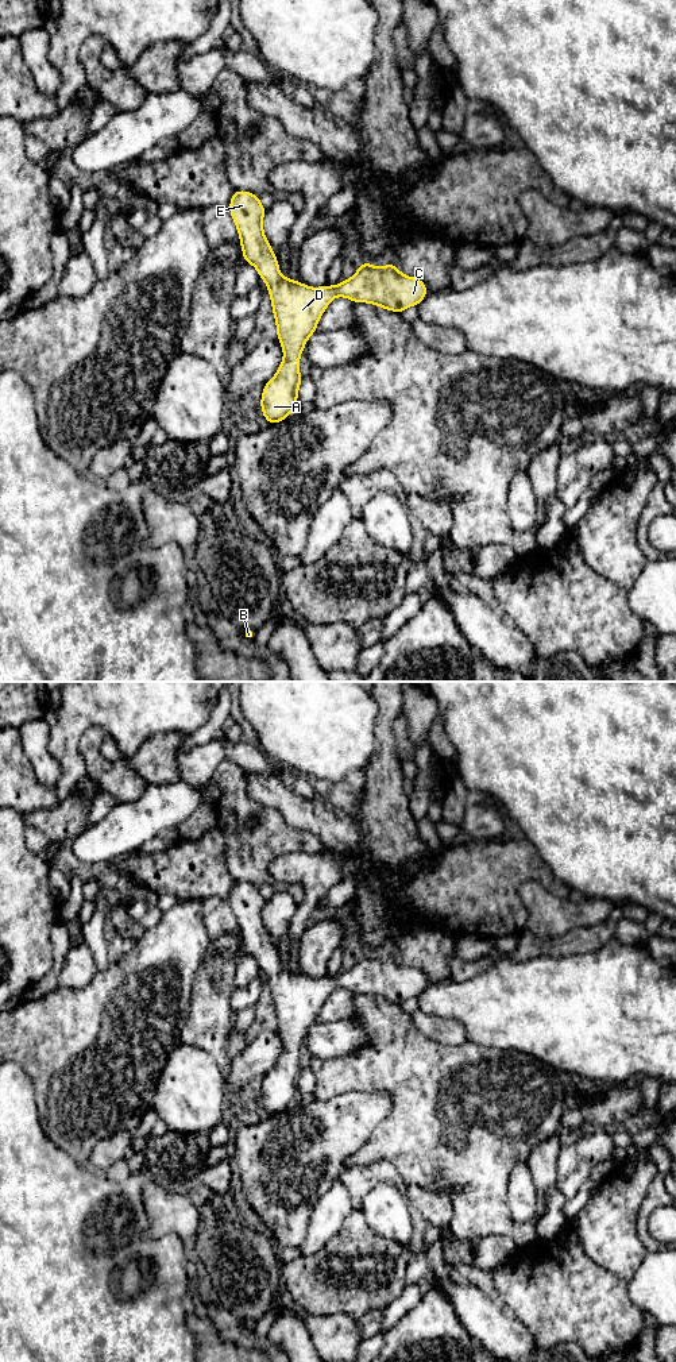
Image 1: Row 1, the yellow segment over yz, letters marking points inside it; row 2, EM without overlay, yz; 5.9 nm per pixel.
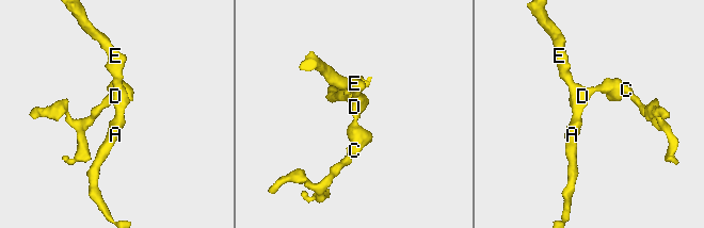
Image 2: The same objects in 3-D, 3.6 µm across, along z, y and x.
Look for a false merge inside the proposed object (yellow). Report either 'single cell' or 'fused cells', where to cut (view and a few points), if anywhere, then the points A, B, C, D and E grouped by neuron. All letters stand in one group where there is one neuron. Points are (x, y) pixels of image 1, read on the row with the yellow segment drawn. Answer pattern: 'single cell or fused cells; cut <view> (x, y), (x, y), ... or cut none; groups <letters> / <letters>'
single cell; cut none; groups A B C D E

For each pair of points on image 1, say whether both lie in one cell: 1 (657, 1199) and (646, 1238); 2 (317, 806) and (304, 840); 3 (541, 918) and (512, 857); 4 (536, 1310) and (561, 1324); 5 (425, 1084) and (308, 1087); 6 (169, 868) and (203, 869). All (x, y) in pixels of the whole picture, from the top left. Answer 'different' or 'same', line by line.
1: same
2: different
3: different
4: same
5: different
6: same

